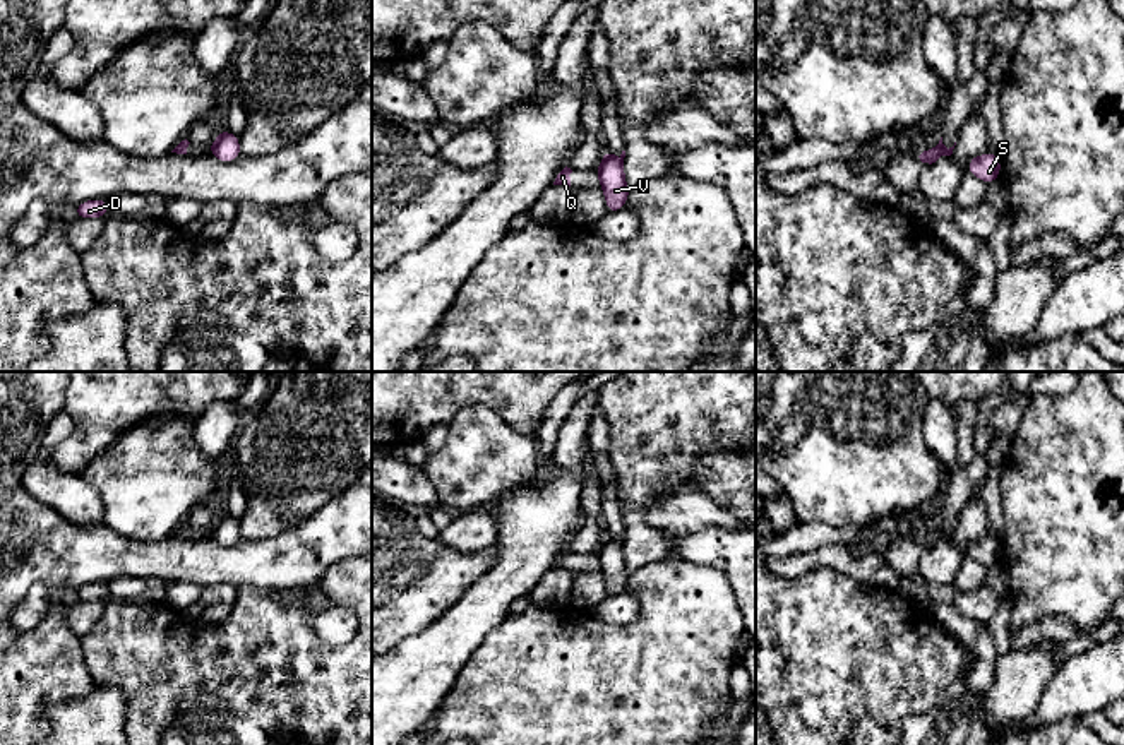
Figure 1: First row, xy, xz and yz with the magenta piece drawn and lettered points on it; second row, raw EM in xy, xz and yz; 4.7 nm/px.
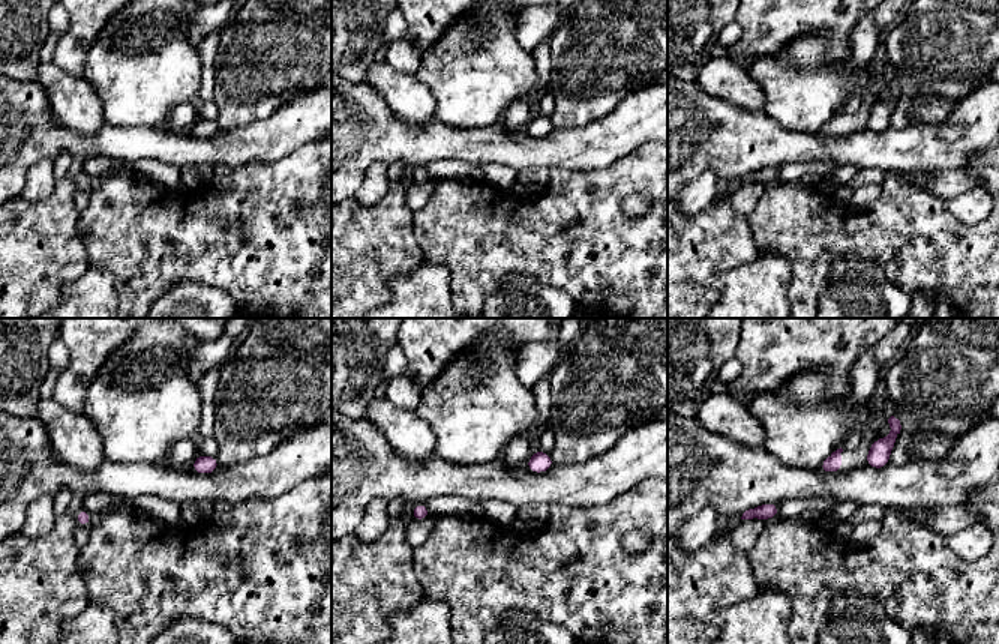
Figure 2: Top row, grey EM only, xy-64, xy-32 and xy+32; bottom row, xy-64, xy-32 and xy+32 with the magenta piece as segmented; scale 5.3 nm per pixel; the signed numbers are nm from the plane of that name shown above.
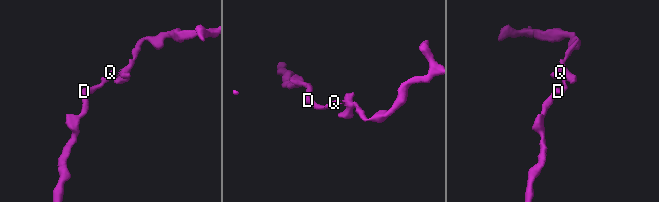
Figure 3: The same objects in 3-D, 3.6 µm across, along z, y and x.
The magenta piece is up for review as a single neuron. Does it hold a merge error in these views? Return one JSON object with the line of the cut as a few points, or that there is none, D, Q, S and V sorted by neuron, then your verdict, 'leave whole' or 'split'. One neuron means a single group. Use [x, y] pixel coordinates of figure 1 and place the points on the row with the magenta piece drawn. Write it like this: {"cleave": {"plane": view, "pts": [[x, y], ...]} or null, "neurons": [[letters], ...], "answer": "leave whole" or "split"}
{"cleave": {"plane": "xy", "pts": [[216, 141], [209, 153]]}, "neurons": [["D", "Q"], ["S", "V"]], "answer": "split"}

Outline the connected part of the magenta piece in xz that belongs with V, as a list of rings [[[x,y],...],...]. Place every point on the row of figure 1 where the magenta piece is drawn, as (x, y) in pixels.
[[[607,149],[601,154],[598,178],[600,188],[605,194],[607,214],[613,214],[627,206],[631,188],[624,175],[624,158],[625,151],[619,158]]]

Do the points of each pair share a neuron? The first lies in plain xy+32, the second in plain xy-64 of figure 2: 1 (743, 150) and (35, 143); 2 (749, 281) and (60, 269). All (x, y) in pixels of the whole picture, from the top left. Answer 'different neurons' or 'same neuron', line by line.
1: same neuron
2: different neurons

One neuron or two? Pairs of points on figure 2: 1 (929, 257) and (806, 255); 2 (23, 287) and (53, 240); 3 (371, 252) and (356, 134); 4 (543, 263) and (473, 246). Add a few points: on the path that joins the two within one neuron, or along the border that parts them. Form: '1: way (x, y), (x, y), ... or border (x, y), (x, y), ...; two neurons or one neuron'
1: way (899, 242), (836, 242); one neuron
2: way (23, 275), (23, 270), (41, 252); one neuron
3: border (347, 197), (353, 198); two neurons
4: way (525, 246), (491, 246); one neuron

